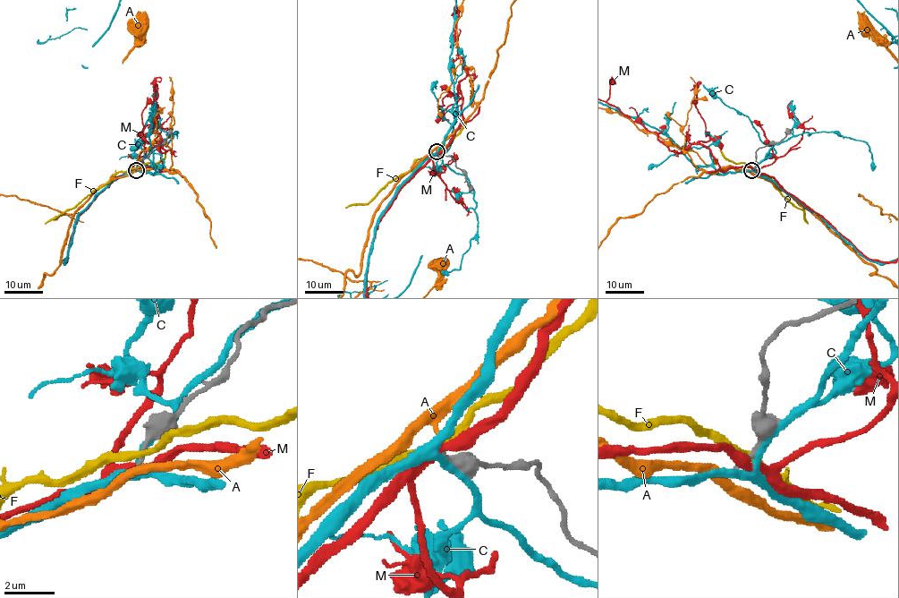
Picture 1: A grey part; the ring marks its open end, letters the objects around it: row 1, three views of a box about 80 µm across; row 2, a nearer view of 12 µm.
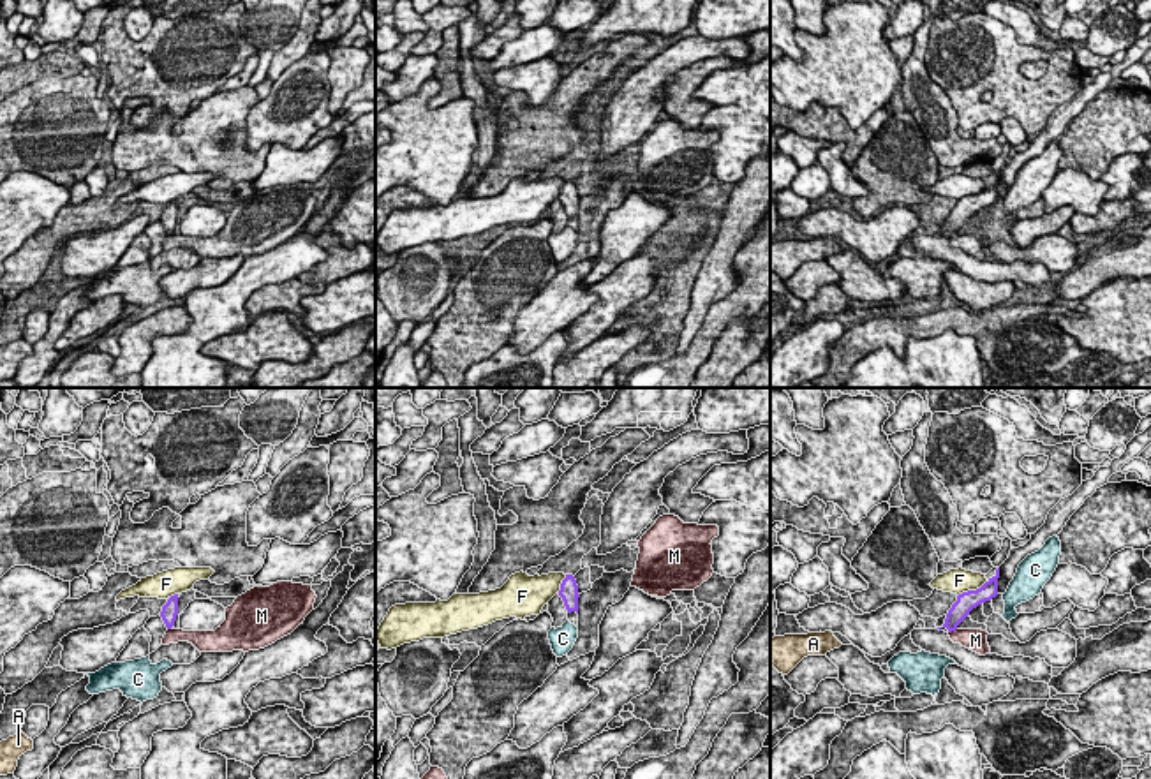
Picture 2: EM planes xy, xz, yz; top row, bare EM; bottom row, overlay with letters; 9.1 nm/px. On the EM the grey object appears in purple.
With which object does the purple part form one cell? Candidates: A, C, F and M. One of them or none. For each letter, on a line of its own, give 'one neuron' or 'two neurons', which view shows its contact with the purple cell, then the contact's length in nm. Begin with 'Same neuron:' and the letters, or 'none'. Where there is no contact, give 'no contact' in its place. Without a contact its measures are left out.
Same neuron: A
A: one neuron; no contact
C: two neurons; no contact
F: two neurons; contact in yz; length 300 nm
M: two neurons; contact in yz; length 100 nm

